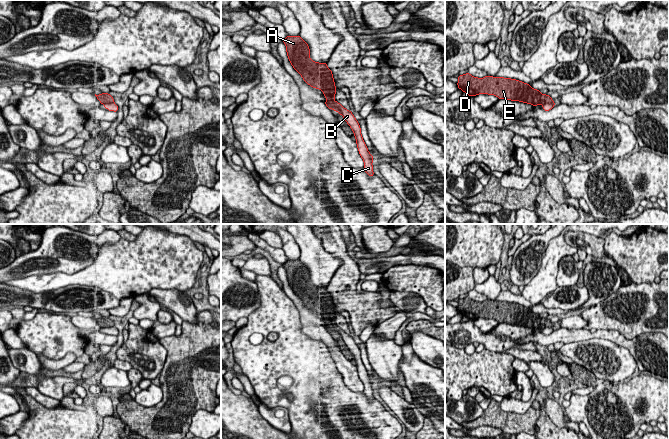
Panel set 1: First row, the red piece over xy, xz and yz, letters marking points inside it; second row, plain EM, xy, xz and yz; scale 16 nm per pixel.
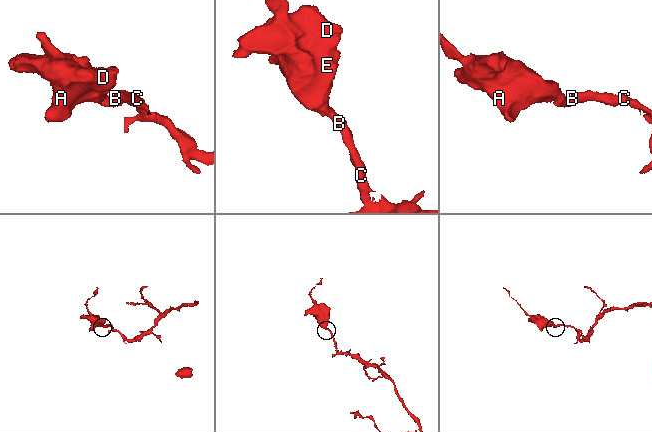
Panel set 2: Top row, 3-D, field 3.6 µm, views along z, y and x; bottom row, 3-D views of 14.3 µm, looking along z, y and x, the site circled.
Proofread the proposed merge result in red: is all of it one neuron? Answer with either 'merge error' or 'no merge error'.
merge error

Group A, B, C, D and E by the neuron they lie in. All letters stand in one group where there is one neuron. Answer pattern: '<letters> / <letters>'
A D E / B C

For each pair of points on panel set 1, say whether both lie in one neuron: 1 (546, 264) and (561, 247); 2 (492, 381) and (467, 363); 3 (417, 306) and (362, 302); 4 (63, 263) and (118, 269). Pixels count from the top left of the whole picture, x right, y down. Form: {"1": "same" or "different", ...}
{"1": "same", "2": "same", "3": "different", "4": "different"}

